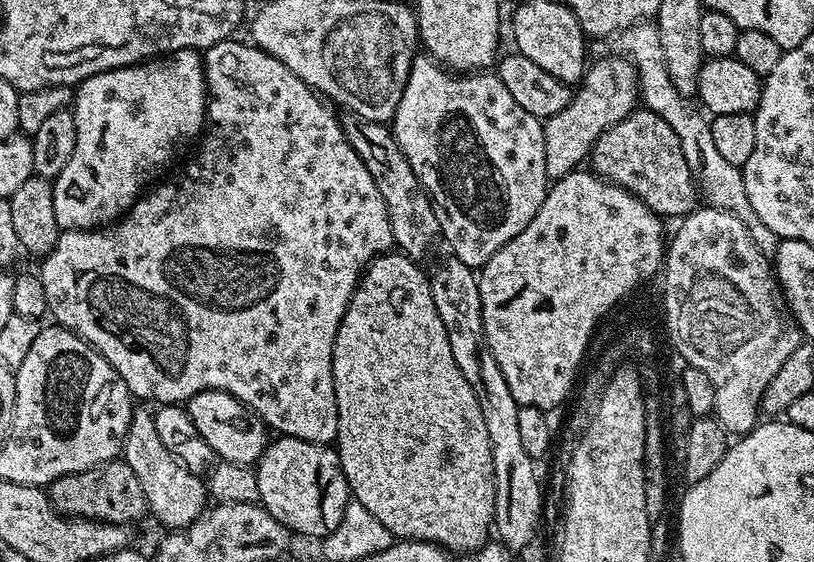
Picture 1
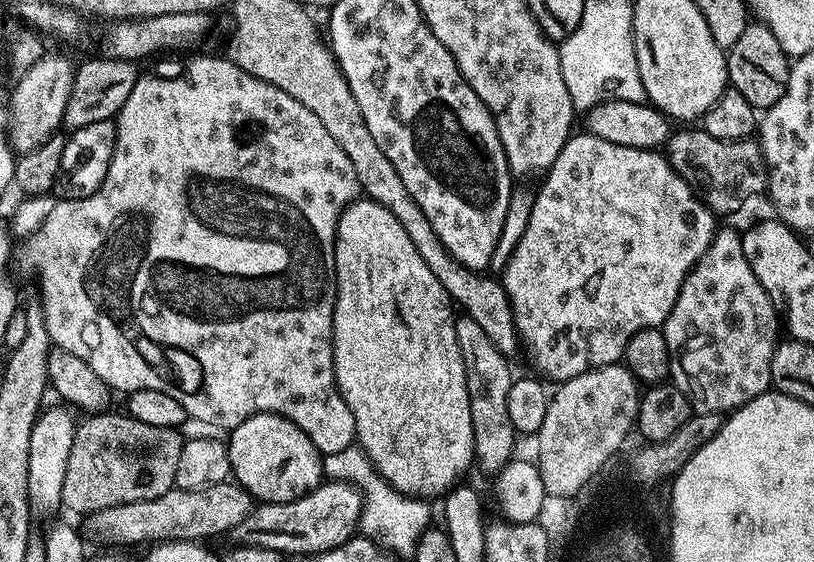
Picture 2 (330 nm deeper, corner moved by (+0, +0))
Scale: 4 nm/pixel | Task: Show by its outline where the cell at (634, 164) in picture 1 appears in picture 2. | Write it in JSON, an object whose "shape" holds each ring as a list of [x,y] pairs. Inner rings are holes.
{"shape":[[[703,130],[677,131],[666,145],[666,155],[672,166],[686,180],[695,182],[702,192],[704,187],[703,195],[706,197],[706,202],[716,214],[738,211],[747,200],[754,199],[768,186],[769,174],[768,165],[764,161],[764,150],[752,138],[723,140],[714,138],[709,132]]]}

